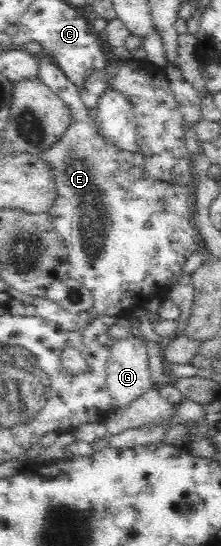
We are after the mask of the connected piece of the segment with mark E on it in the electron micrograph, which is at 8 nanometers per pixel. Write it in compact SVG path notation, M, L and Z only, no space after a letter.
M44 56L41 61L38 62L39 66L39 79L46 85L54 94L60 96L62 102L66 103L70 107L70 115L72 115L72 124L68 126L66 134L60 138L60 142L56 142L54 146L50 146L48 150L44 150L40 154L40 158L44 159L52 169L54 169L54 184L58 189L58 198L56 198L55 206L48 212L54 228L62 235L64 242L66 243L67 260L70 265L70 278L74 278L76 282L80 282L82 286L85 286L93 295L93 305L90 308L90 312L95 317L104 314L104 316L114 316L114 318L127 318L131 316L136 310L147 309L148 303L157 297L161 297L167 287L172 287L177 278L183 273L182 267L187 258L195 250L195 242L193 241L193 234L196 232L194 225L192 225L192 215L190 215L190 209L188 209L187 194L190 191L196 192L194 186L175 186L166 181L159 181L158 179L152 179L154 181L154 192L144 192L144 182L140 178L140 169L142 166L134 167L134 170L116 170L120 166L126 166L131 161L132 153L130 156L126 156L126 152L120 150L117 146L102 138L100 134L97 134L97 126L92 117L88 116L87 109L82 100L78 96L78 87L68 79L68 76L64 73L64 70L49 56Z

